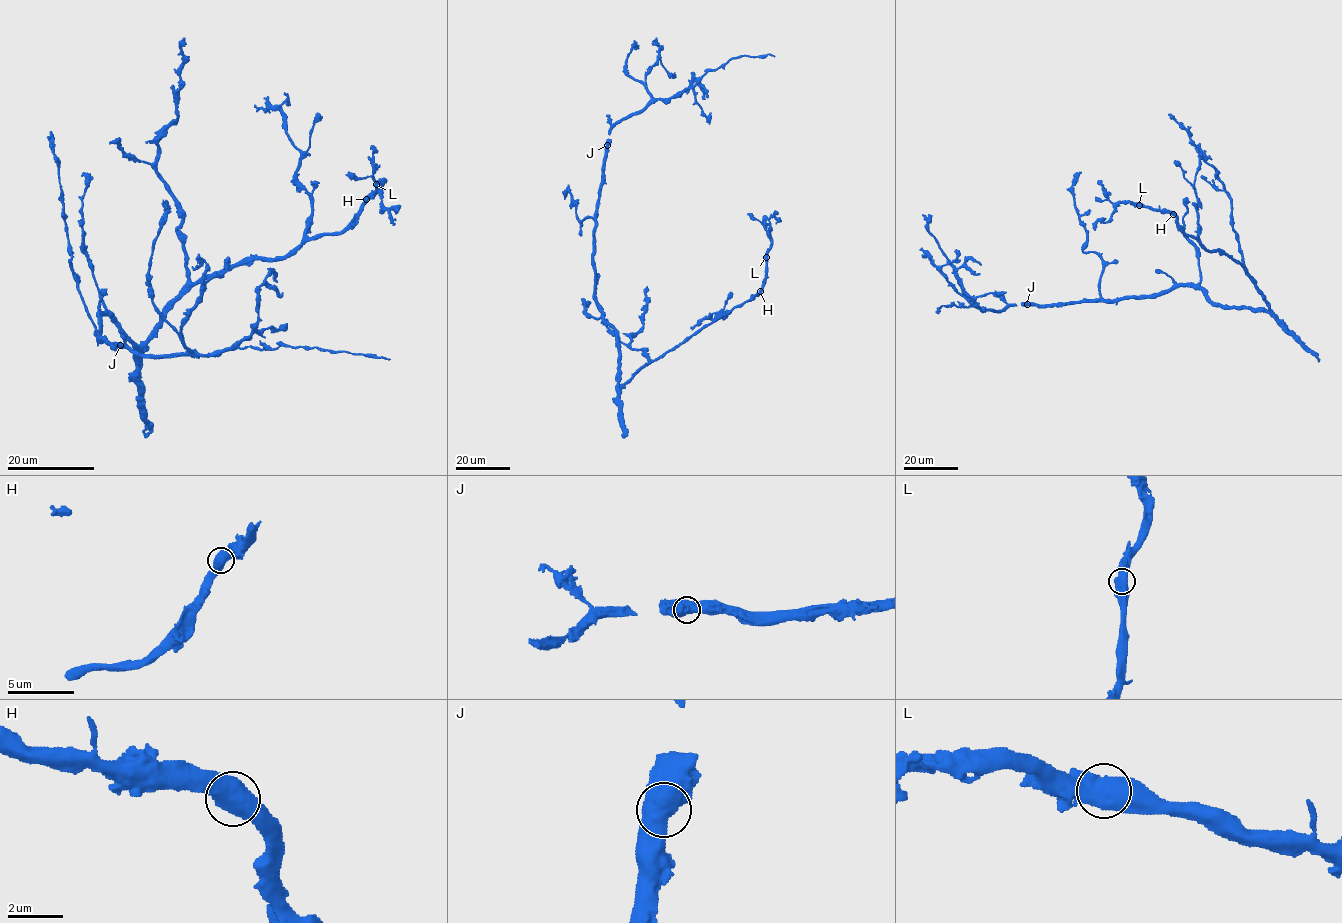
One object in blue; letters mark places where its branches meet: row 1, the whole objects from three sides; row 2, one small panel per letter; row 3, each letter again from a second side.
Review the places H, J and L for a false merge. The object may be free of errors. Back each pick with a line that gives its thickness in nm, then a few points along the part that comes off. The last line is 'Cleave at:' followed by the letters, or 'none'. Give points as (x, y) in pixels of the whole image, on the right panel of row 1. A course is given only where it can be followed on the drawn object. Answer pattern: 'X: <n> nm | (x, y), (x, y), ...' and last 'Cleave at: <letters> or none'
Cleave at: none

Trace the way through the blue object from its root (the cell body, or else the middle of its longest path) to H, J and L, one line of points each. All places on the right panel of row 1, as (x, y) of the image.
H: (1201, 290), (1215, 303), (1270, 310), (1239, 263), (1219, 251), (1209, 251), (1187, 236), (1173, 213)
J: (1201, 290), (1191, 286), (1174, 286), (1141, 297), (1026, 305)
L: (1201, 290), (1215, 303), (1270, 310), (1254, 282), (1232, 257), (1209, 251), (1187, 236), (1170, 213), (1139, 205)

